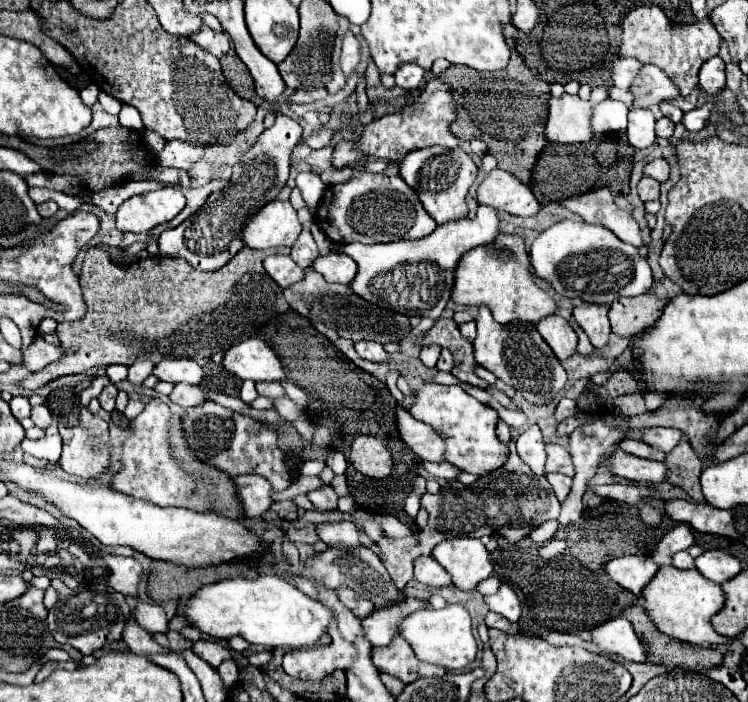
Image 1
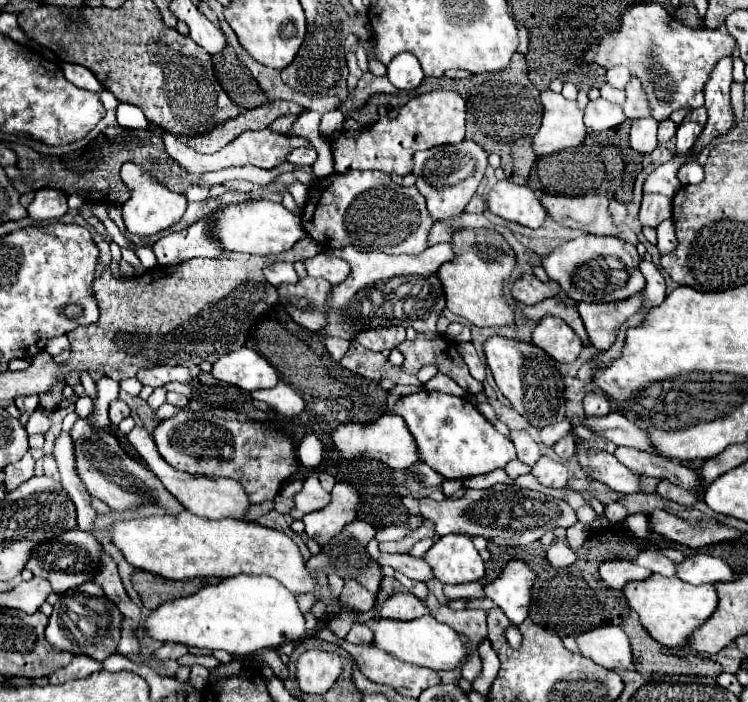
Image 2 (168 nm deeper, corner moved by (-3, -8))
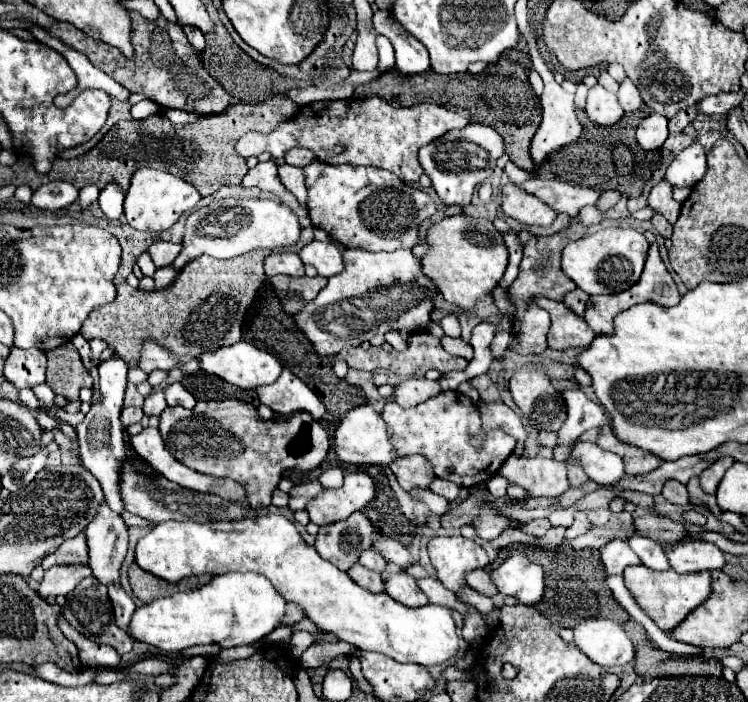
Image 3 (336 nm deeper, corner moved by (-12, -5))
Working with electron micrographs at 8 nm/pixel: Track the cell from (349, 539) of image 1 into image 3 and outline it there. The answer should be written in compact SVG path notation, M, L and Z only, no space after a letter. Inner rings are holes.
M346 474L342 488L320 492L316 500L308 502L306 512L314 524L326 526L362 510L372 498L374 482L368 474Z

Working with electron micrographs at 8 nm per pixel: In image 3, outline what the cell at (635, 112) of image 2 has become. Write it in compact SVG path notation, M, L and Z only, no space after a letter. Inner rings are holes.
M626 78L622 84L620 84L620 90L618 90L618 102L622 106L624 112L634 112L642 106L642 98L640 98L640 92L636 90L636 86Z

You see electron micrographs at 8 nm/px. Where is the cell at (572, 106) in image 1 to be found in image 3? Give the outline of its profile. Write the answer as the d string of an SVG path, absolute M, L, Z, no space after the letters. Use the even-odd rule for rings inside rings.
M540 52L530 54L530 56L532 56L534 70L536 70L536 72L542 76L542 80L544 80L544 94L542 94L542 122L540 122L536 134L534 134L532 142L530 142L530 156L532 156L532 162L534 162L536 166L540 166L542 160L544 160L550 152L554 152L554 150L558 150L558 148L562 148L562 146L566 146L566 144L570 144L570 142L576 142L578 136L580 136L580 132L582 132L582 126L580 126L580 122L578 122L578 118L576 118L574 96L572 96L572 94L566 94L566 92L562 90L562 86L556 84L554 74L552 74L550 68L544 64Z

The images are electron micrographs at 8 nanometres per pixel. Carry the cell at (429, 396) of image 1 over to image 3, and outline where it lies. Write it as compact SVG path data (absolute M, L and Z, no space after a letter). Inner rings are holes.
M458 390L440 392L438 396L432 396L426 402L408 410L398 406L396 402L386 402L382 418L388 424L392 446L396 448L396 454L400 458L420 454L428 458L436 478L450 480L464 488L484 484L488 478L492 478L504 464L504 460L512 454L516 444L516 440L512 440L512 436L508 436L506 432L490 430L486 434L484 448L476 450L468 438L470 434L478 434L482 430L482 420L476 404Z

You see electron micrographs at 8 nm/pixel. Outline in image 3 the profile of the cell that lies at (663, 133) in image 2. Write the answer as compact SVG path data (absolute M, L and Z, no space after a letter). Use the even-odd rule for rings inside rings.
M692 106L692 108L684 108L680 110L670 122L668 122L668 128L670 128L670 134L680 134L694 118L698 116L698 106Z

